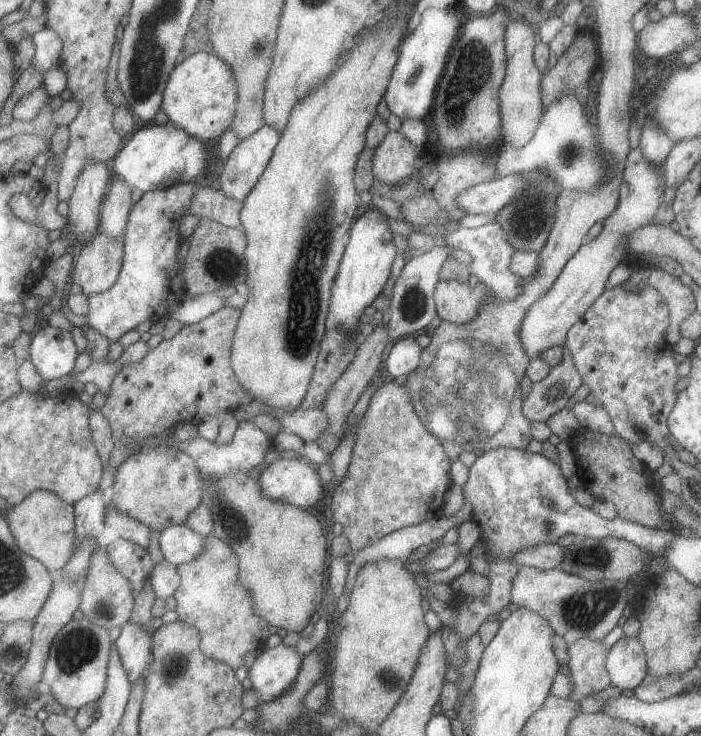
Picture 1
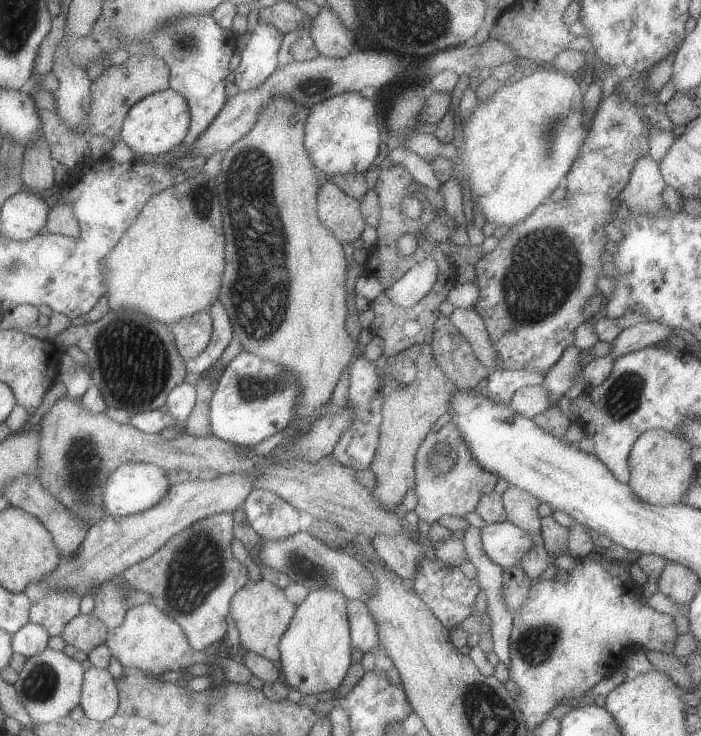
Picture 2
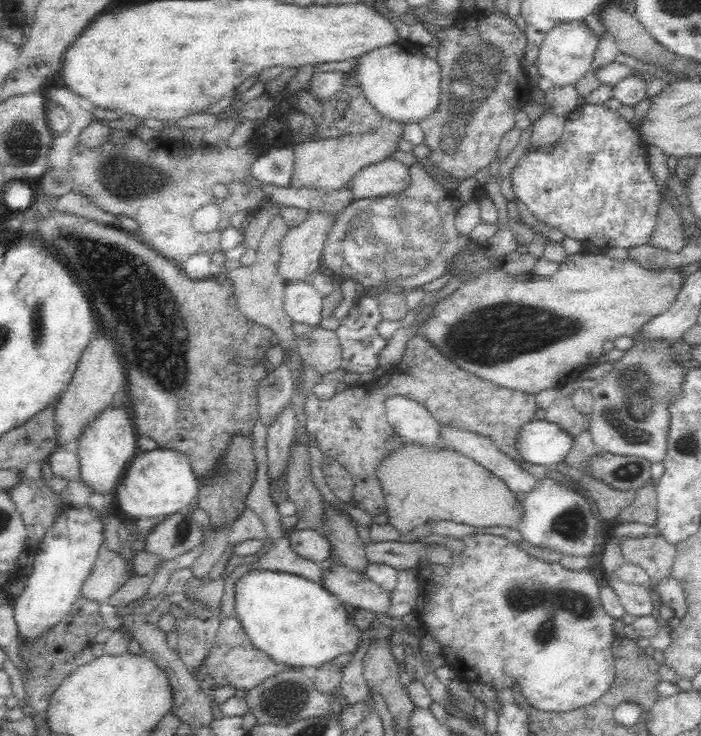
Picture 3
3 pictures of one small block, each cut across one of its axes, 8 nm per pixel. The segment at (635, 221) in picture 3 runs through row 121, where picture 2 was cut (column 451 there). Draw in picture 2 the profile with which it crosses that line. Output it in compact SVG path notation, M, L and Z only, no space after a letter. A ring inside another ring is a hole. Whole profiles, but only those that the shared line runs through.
M425 554L423 560L415 564L415 576L408 585L445 628L460 624L465 618L471 616L471 606L479 592L478 582L467 578L459 568L452 567L437 558L430 560Z

